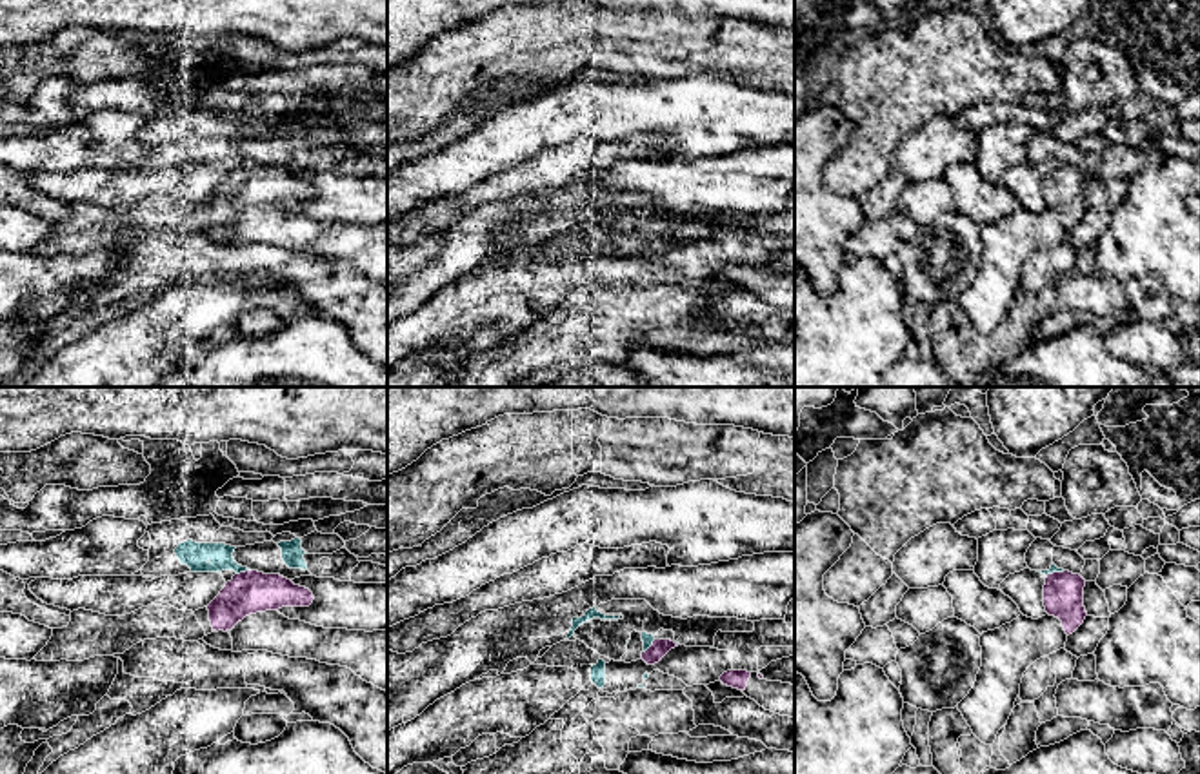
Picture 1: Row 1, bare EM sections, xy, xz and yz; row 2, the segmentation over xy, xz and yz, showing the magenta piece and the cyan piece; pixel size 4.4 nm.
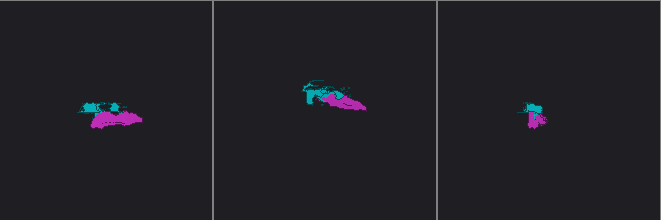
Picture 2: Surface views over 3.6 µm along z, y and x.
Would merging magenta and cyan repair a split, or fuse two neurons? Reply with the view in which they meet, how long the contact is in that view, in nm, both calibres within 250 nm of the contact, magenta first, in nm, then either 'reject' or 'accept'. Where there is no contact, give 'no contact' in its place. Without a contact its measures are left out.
xy | 60 nm | 190/120 nm | reject

